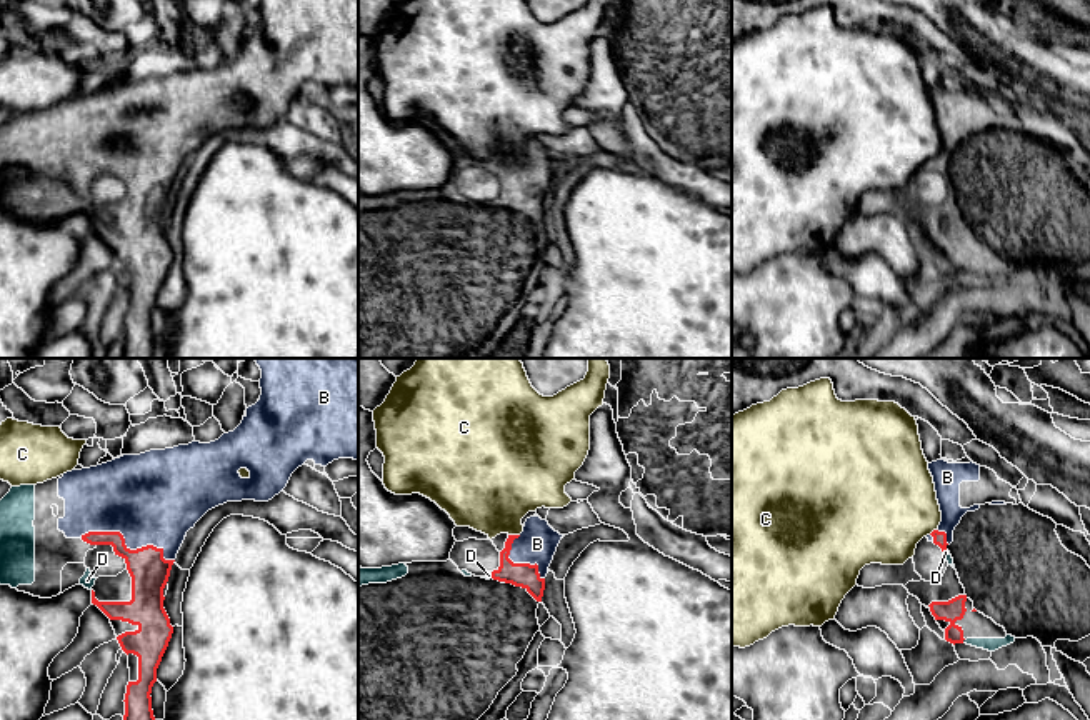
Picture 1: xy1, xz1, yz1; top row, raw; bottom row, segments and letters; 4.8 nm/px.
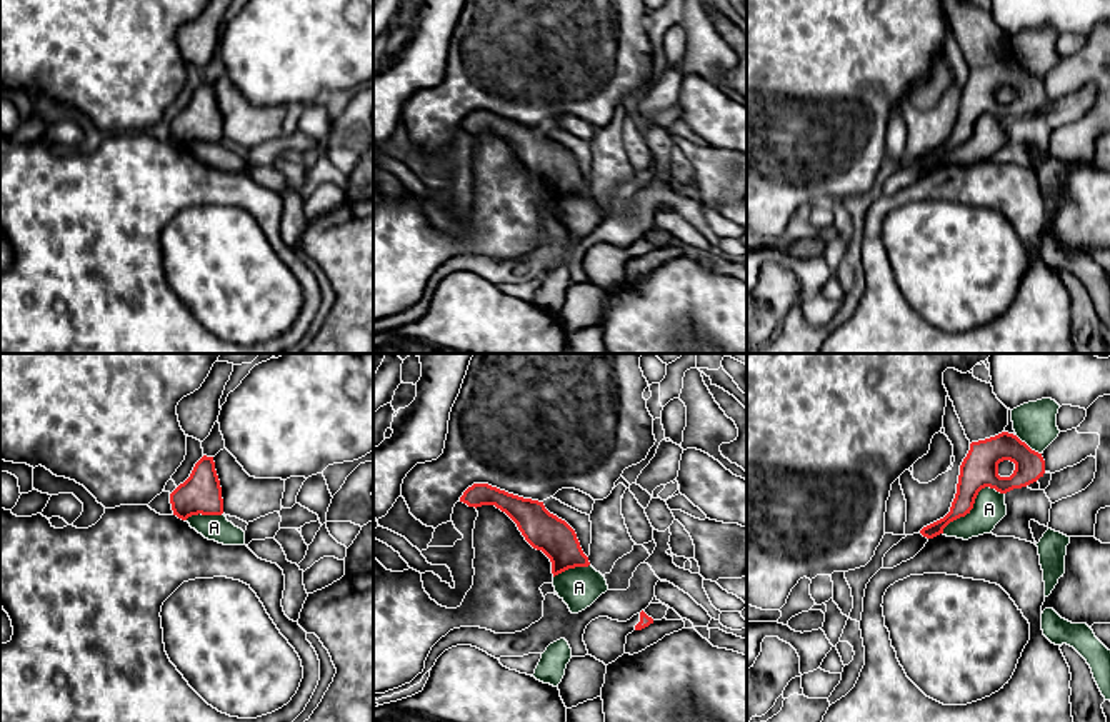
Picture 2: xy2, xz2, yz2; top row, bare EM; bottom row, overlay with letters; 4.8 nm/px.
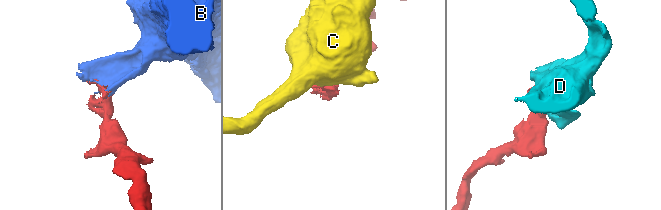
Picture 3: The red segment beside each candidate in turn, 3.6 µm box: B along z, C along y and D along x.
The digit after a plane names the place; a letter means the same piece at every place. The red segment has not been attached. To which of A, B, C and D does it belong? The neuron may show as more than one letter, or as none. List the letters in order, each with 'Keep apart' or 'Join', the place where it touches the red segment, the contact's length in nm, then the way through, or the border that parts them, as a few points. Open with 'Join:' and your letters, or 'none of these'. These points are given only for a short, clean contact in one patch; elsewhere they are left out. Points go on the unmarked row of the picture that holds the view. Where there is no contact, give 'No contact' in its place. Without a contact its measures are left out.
Join: B
A: Keep apart. Touches red at yz2 (974, 129). Shared border 360 nm
B: Join. Touches red at xy1 (125, 172). Shared border 480 nm
C: Keep apart. Touches red at xz1 (514, 162). Shared border 60 nm. Boundary: xz1 (509, 160), (519, 162)
D: Keep apart. Touches red at yz1 (964, 265). Shared border 30 nm

